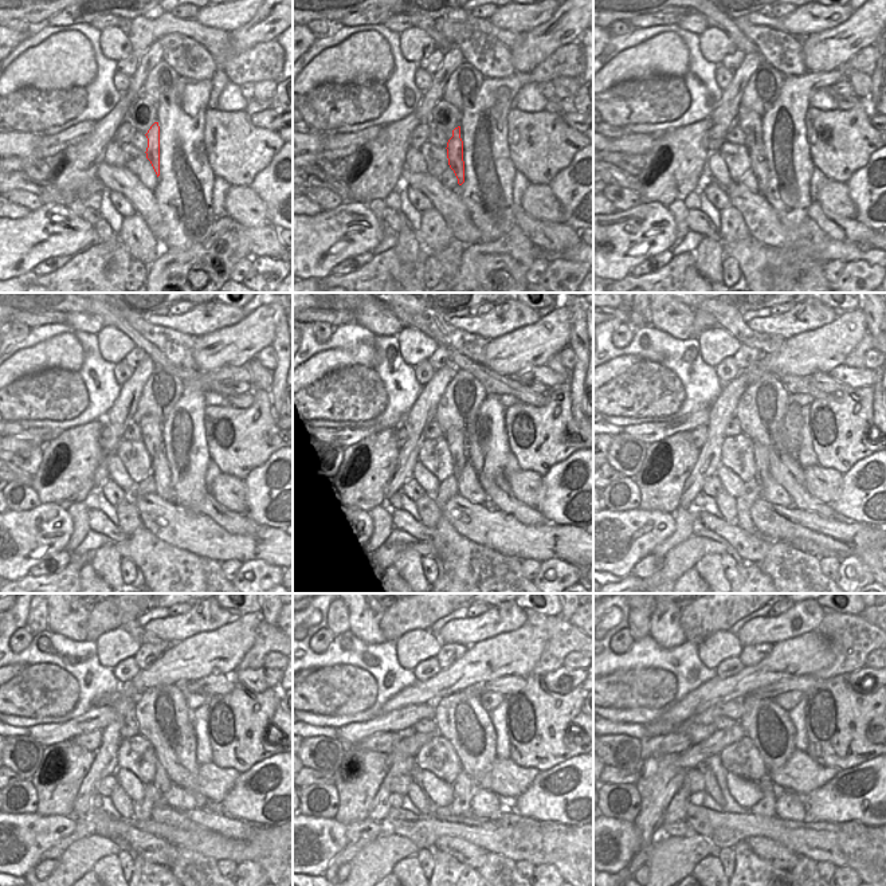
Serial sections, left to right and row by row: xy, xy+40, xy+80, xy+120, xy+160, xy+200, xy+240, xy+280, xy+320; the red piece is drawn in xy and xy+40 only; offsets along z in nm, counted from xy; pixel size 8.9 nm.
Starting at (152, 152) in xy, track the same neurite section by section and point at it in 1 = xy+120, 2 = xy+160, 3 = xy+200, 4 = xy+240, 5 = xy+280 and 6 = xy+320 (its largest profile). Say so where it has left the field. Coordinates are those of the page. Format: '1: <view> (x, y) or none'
1: xy+120 (160, 470)
2: xy+160 (469, 486)
3: xy+200 (772, 491)
4: xy+240 (177, 798)
5: xy+280 (486, 804)
6: xy+320 (790, 806)

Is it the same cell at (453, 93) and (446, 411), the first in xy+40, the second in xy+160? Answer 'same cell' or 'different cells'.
same cell

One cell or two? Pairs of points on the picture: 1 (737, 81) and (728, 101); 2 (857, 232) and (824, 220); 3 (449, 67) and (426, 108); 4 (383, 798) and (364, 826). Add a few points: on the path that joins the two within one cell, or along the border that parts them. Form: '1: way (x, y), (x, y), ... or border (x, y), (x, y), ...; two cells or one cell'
1: way (736, 86), (732, 95); one cell
2: way (849, 230), (835, 218), (830, 216); one cell
3: way (440, 77), (431, 97); one cell
4: border (368, 816), (379, 822); two cells

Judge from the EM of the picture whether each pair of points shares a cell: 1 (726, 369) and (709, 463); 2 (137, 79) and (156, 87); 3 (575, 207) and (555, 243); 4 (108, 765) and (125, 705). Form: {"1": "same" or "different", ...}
{"1": "different", "2": "different", "3": "different", "4": "same"}

